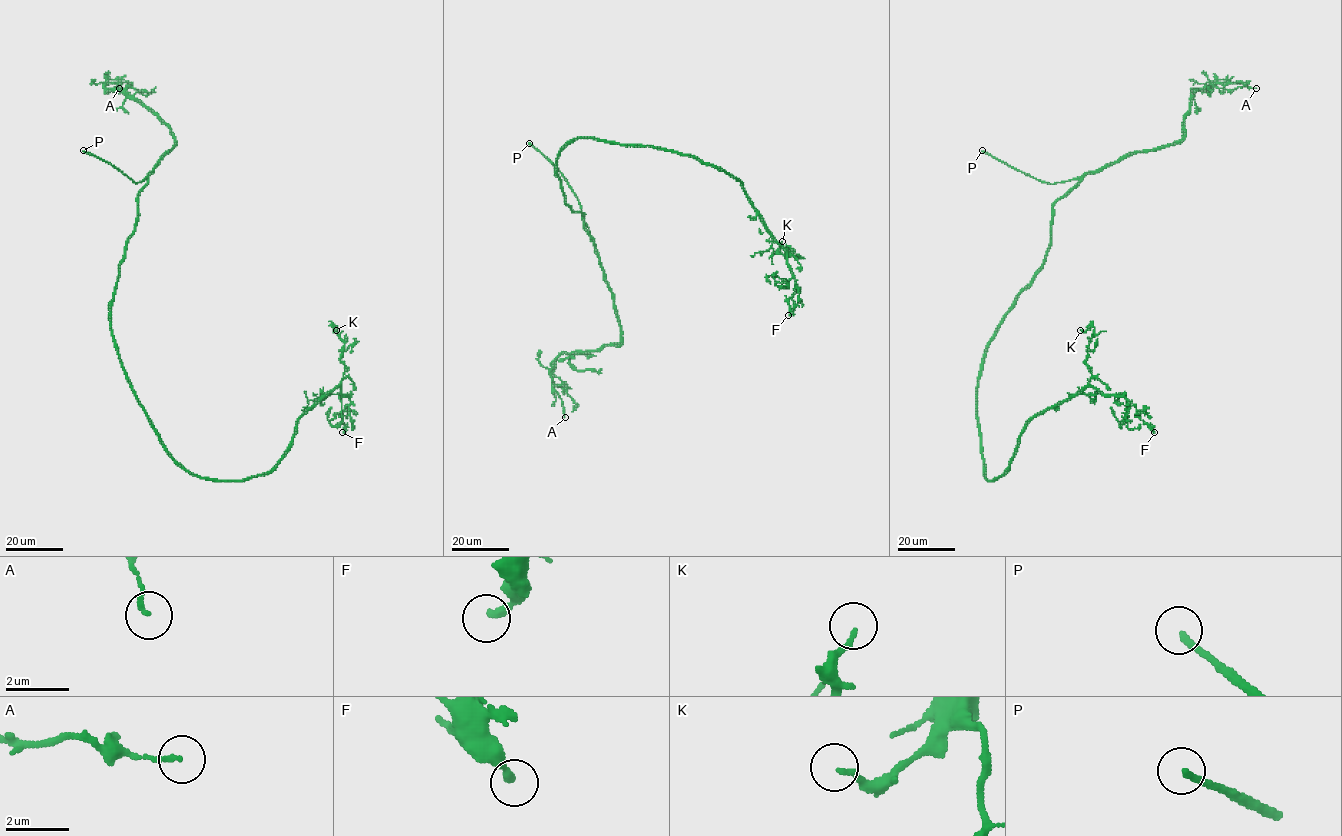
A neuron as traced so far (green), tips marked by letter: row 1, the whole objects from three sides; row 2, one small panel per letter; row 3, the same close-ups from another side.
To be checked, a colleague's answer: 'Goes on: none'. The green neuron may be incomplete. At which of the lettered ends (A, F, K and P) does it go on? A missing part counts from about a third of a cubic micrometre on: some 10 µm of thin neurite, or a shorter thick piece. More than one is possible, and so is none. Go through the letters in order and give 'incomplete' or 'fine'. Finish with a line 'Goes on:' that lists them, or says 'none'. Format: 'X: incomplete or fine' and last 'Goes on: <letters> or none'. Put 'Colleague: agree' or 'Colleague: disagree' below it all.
A: fine
F: fine
K: fine
P: incomplete
Goes on: P
Colleague: disagree

